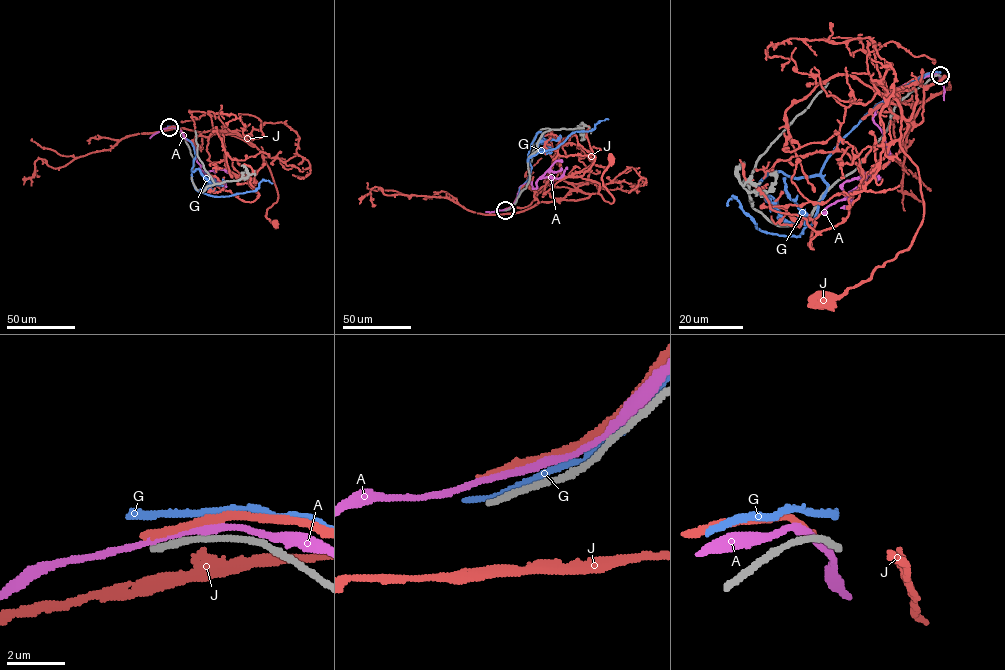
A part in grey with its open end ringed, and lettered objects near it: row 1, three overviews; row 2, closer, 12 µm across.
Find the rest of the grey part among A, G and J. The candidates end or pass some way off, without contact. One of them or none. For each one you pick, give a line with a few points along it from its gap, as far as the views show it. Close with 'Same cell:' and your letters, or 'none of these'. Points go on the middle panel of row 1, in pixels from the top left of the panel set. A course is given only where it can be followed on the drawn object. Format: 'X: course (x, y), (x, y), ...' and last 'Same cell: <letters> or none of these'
Same cell: none of these

